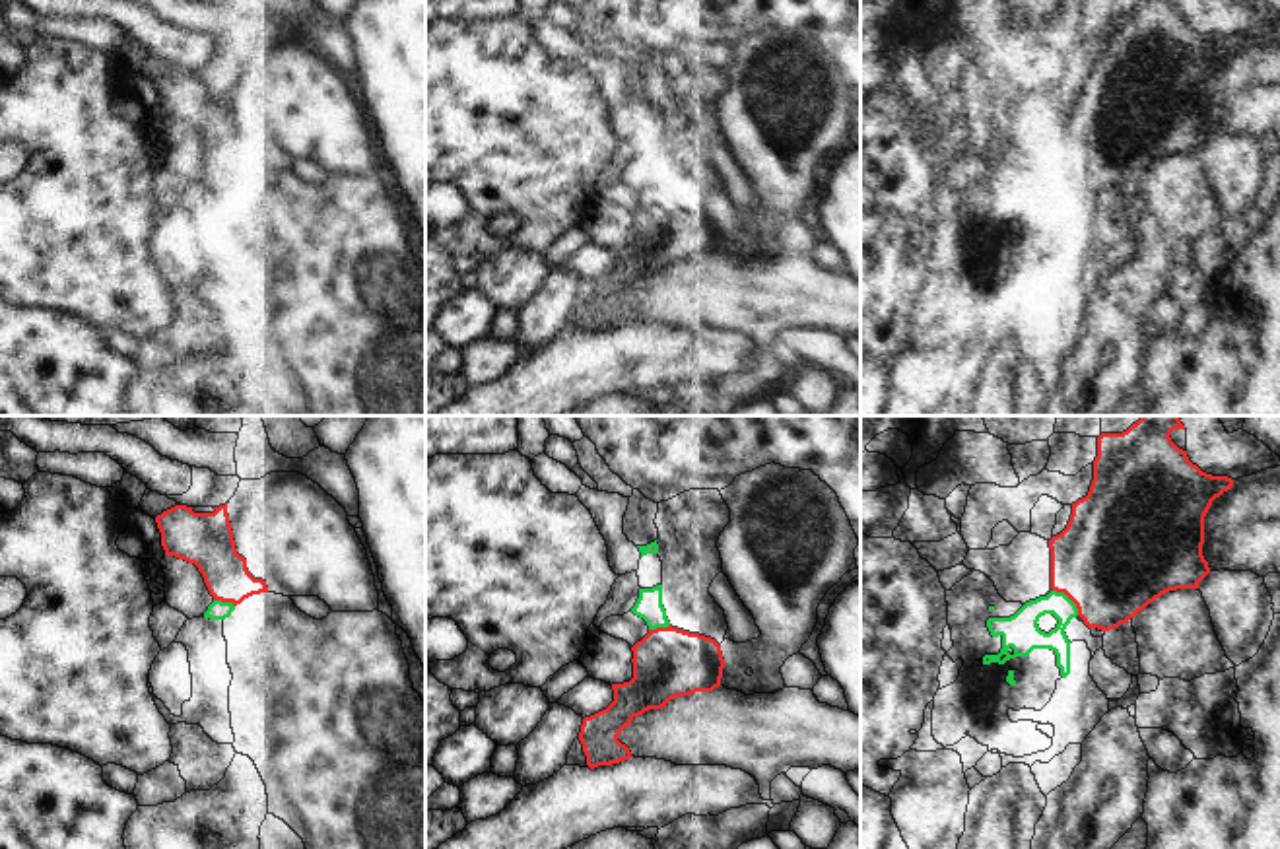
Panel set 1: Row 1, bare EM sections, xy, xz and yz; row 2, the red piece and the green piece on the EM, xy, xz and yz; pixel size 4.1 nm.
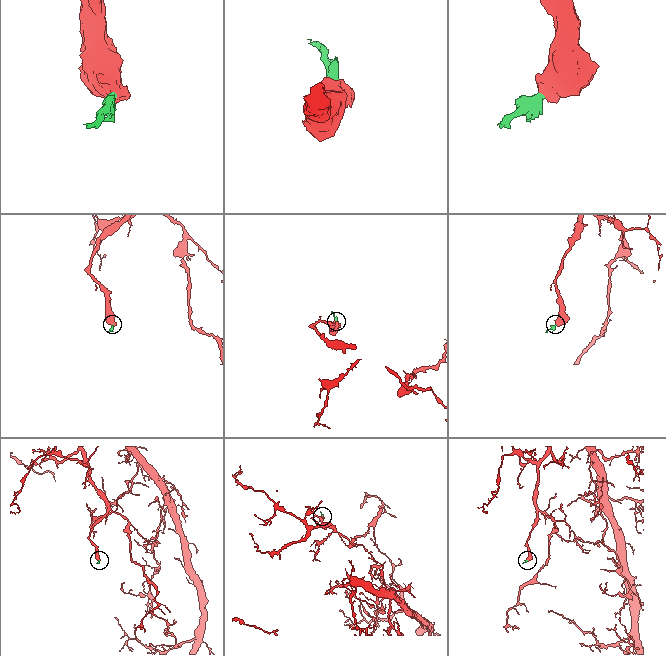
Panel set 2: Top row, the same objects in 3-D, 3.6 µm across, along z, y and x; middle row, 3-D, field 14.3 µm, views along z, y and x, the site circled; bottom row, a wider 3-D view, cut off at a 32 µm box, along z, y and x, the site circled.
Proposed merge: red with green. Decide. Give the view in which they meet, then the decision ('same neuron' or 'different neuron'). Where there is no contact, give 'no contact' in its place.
meets red in yz; different neuron

